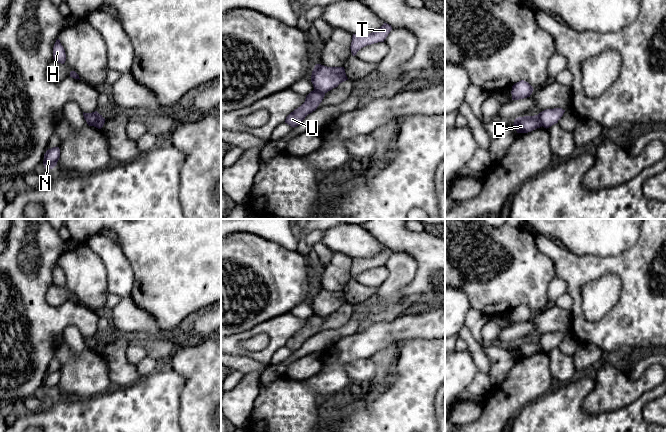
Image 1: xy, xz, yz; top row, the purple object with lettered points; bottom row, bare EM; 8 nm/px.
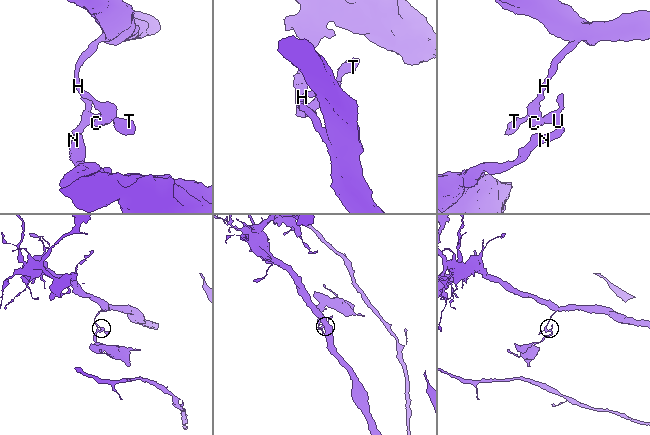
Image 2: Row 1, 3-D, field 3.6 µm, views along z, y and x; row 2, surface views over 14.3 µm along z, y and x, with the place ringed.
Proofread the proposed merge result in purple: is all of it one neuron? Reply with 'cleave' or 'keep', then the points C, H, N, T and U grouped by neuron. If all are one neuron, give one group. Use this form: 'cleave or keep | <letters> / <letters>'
cleave | C H T / N U

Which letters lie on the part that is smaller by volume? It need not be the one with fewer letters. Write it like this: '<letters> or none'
N, U

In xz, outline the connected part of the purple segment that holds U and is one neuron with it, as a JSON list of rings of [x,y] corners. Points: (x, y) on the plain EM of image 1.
[[[315,313],[311,315],[306,320],[305,326],[286,341],[285,347],[293,352],[300,349],[308,338],[317,333],[324,320],[325,317],[321,317]]]

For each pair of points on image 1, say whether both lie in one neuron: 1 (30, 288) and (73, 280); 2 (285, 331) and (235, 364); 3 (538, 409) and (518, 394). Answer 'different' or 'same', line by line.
1: different
2: different
3: different

